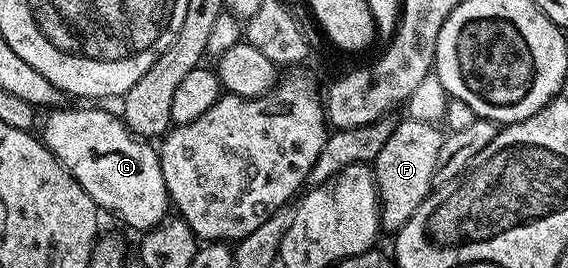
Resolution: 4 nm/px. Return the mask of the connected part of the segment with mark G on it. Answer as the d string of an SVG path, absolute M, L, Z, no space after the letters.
M55 108L43 122L41 141L51 154L68 172L89 192L89 196L100 211L120 218L127 226L132 226L138 232L154 229L163 218L169 214L169 199L165 188L165 176L161 172L159 151L150 141L136 138L122 117L110 114L107 110L67 110Z

